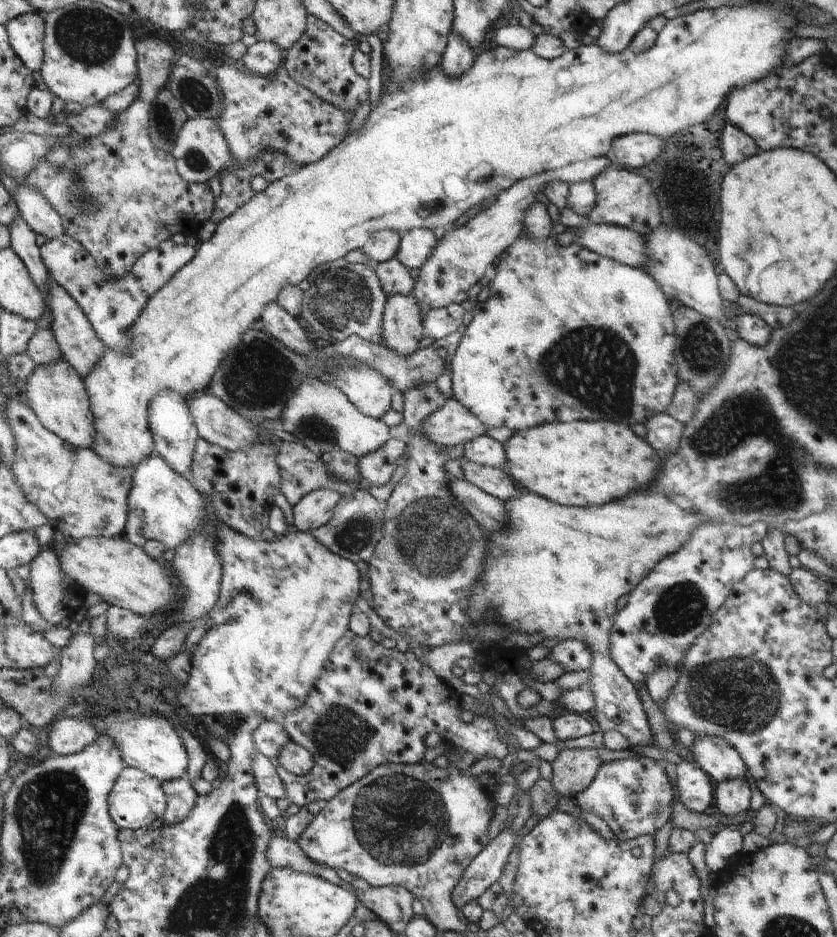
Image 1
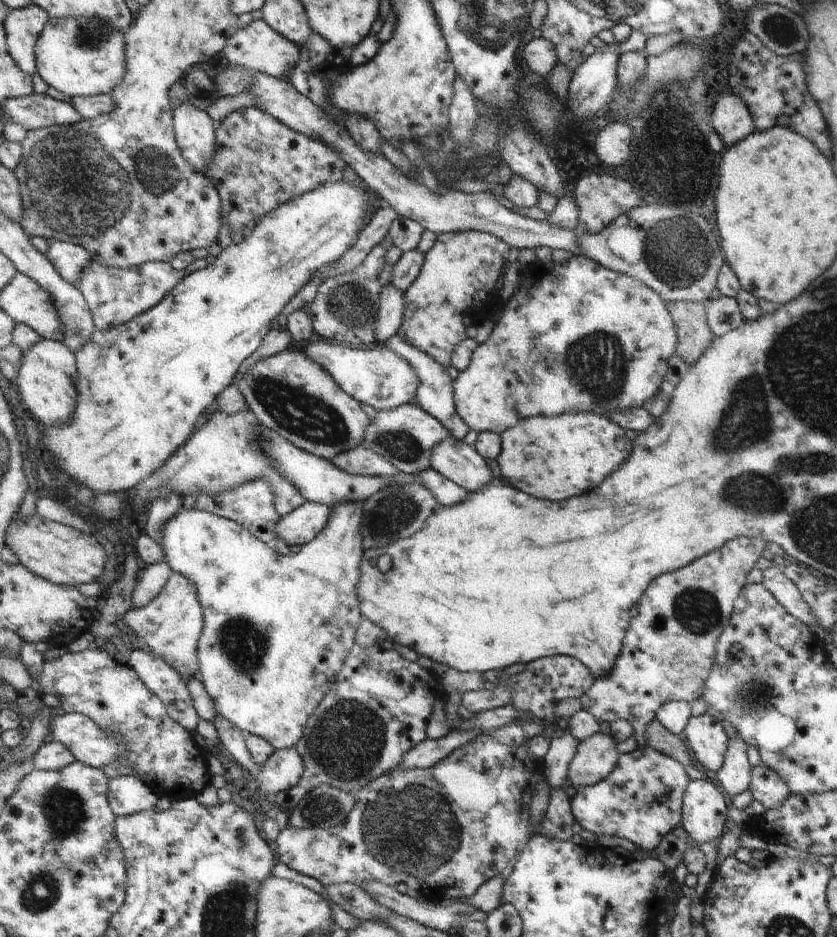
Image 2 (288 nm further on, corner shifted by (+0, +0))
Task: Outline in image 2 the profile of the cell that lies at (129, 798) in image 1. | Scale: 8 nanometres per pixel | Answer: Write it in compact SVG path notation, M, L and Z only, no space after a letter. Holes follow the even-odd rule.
M117 776L109 788L109 802L119 818L151 812L159 802L159 794L137 776Z

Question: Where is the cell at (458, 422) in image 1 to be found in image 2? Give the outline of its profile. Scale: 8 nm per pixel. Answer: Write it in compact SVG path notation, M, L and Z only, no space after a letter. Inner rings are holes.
M405 404L401 408L389 410L389 412L379 412L379 416L369 426L369 436L363 446L379 452L387 460L391 460L403 474L415 476L417 472L431 466L433 450L441 442L449 440L451 436L453 436L451 430L441 420L437 420L433 414L429 414L425 408L421 408L419 404L417 406Z

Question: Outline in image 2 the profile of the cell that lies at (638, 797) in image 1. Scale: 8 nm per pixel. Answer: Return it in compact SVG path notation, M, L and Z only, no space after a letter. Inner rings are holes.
M651 746L635 748L633 752L619 756L617 766L605 780L601 780L595 786L575 788L575 796L571 798L573 818L577 824L581 824L581 828L591 830L593 834L603 832L609 836L619 836L619 838L633 842L639 848L653 850L659 844L661 836L665 836L673 826L677 826L677 822L681 822L683 792L689 782L691 782L691 778L685 774L685 768L677 760L653 750Z

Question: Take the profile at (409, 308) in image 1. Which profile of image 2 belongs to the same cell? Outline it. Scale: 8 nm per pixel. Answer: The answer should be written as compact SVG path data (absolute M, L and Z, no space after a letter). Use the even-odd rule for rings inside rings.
M399 332L397 336L393 336L393 338L387 342L387 346L389 346L393 352L397 352L399 356L403 356L403 358L417 370L417 376L421 376L421 388L417 390L417 402L419 402L419 406L425 408L429 414L433 414L437 420L441 420L441 422L451 430L451 434L453 434L455 438L459 438L459 440L467 438L467 434L471 434L471 426L469 426L469 424L459 416L459 412L457 412L455 380L449 378L447 366L443 366L433 354L429 354L429 352L425 352L425 350L413 346L401 332Z

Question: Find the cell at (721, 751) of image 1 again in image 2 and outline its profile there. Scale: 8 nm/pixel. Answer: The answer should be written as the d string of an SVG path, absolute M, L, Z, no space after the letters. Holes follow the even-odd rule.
M707 712L697 718L689 718L687 726L681 732L681 738L691 748L695 760L713 772L719 772L723 766L723 758L727 754L729 738L725 736L721 722L717 722Z

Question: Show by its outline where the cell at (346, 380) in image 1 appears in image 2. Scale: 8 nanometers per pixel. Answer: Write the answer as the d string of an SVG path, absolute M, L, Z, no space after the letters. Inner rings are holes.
M311 340L303 348L303 352L337 380L349 396L359 400L363 406L373 406L379 412L389 412L395 408L401 408L409 404L413 398L417 398L417 390L421 388L421 376L417 376L417 370L397 352L393 352L387 344L377 342L375 348L349 348L345 344L337 344L333 340Z

